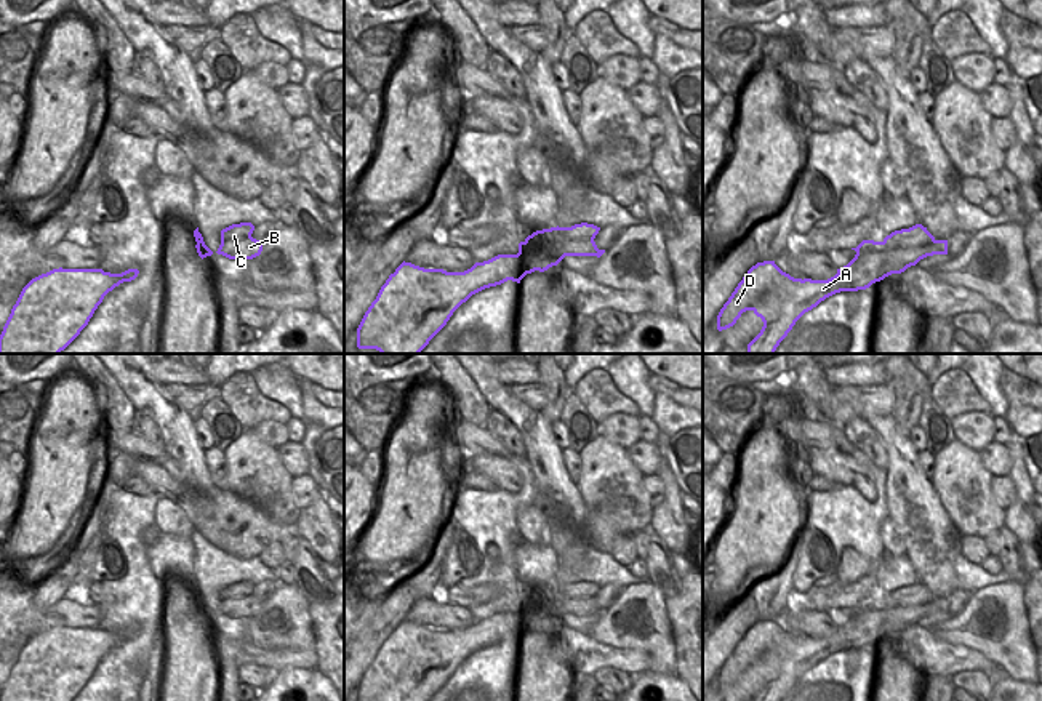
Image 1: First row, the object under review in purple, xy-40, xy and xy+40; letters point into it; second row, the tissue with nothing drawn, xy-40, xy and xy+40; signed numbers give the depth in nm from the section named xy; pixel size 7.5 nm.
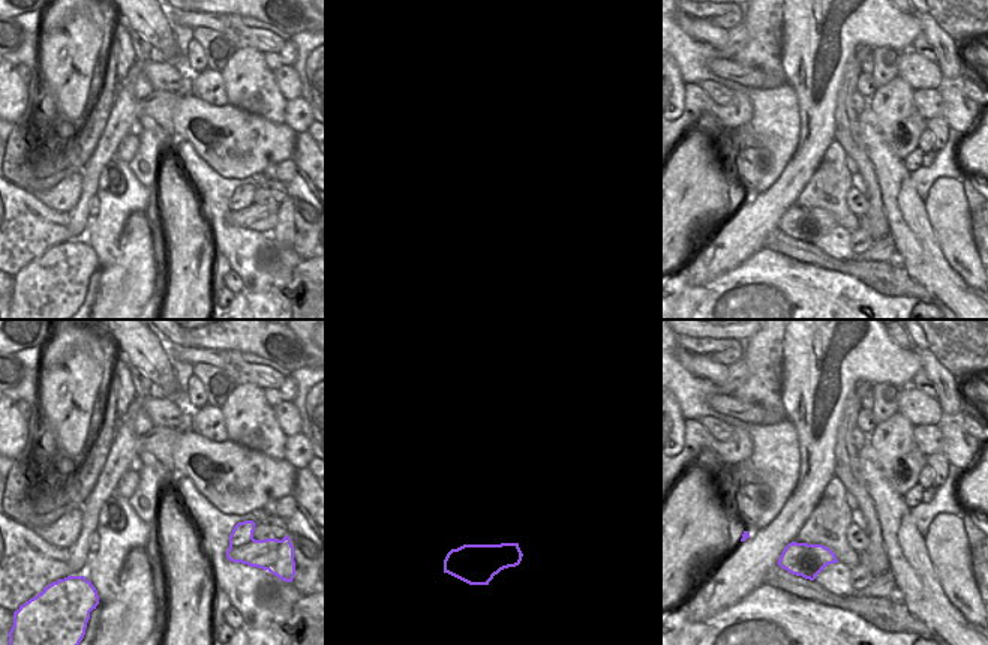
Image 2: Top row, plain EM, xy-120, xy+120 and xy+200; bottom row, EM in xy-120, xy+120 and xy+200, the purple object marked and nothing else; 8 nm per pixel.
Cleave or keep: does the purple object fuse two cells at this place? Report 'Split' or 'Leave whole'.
Split.

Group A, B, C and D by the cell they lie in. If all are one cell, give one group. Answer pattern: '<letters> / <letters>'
A B D / C

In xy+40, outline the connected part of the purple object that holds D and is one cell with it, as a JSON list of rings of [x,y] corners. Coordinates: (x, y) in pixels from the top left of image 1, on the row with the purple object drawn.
[[[935,240],[920,248],[892,248],[885,253],[866,253],[853,258],[847,266],[828,280],[794,278],[783,272],[775,261],[763,261],[752,266],[738,283],[728,301],[717,315],[717,330],[727,330],[736,323],[743,312],[752,310],[762,318],[760,333],[747,344],[747,354],[775,354],[779,342],[788,336],[796,322],[826,298],[840,291],[866,290],[872,283],[892,274],[901,274],[916,266],[920,259],[933,254],[948,254],[948,240]]]

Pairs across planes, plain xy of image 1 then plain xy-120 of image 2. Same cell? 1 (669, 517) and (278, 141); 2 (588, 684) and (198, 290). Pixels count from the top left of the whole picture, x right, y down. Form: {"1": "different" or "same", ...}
{"1": "different", "2": "different"}

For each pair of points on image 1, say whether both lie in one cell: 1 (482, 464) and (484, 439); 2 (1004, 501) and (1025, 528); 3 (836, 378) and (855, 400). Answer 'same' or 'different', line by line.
1: different
2: different
3: different

